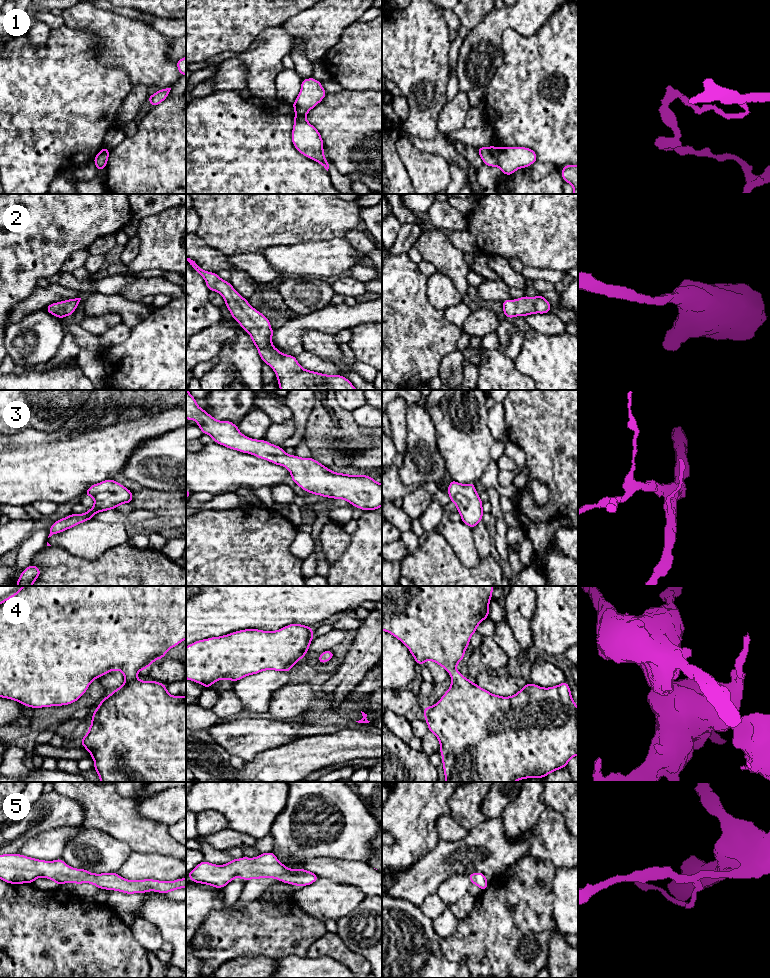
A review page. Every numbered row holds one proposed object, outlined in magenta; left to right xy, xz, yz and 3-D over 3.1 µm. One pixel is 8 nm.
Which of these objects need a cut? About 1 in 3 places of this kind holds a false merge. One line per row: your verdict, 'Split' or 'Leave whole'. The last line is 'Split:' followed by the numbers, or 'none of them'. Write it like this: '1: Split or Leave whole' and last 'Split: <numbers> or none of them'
1: Split
2: Leave whole
3: Leave whole
4: Leave whole
5: Leave whole
Split: 1

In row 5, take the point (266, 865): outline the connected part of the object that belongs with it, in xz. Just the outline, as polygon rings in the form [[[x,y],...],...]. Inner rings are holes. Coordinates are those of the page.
[[[273,852],[262,853],[255,858],[232,859],[224,865],[207,861],[199,863],[187,876],[194,883],[202,883],[215,888],[224,888],[234,878],[243,880],[275,878],[281,882],[296,885],[311,885],[319,877],[305,869],[289,869],[278,861]]]

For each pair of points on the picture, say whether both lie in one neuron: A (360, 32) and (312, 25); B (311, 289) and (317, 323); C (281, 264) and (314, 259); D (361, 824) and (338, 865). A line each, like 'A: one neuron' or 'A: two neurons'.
A: two neurons
B: two neurons
C: one neuron
D: two neurons

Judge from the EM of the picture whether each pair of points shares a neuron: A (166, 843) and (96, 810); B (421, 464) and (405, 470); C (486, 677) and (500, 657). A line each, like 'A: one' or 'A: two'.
A: one
B: one
C: two

